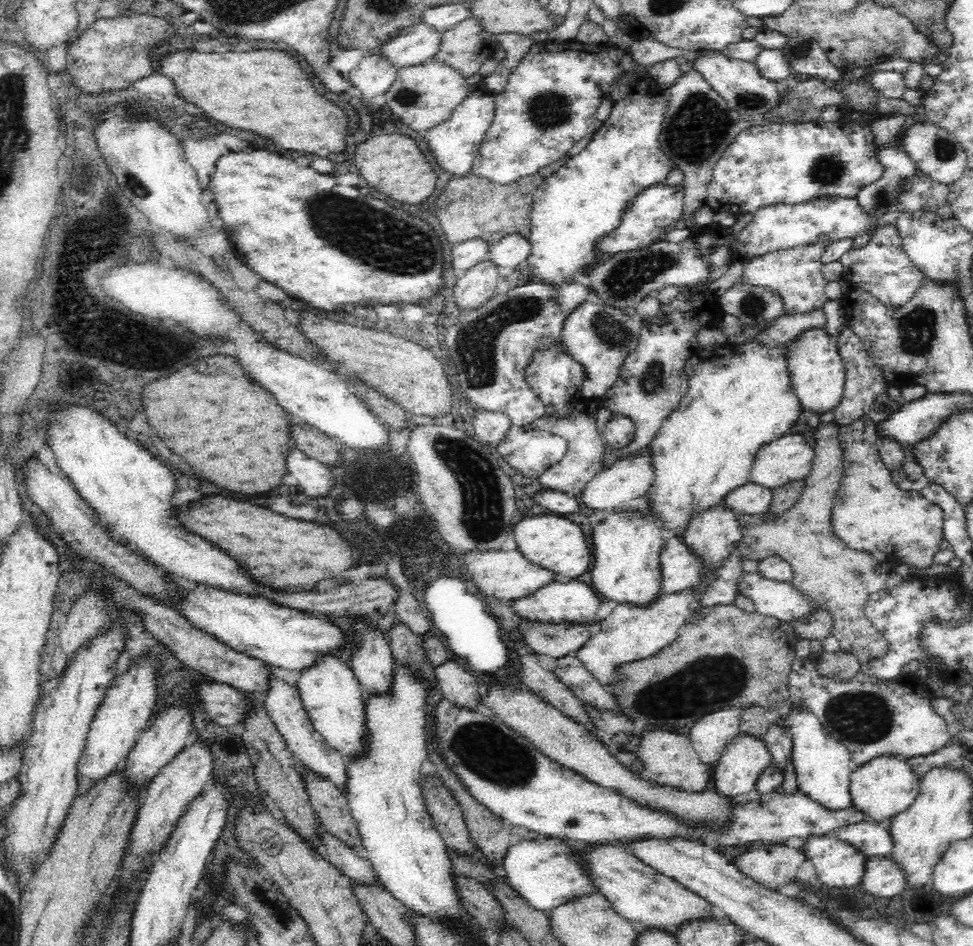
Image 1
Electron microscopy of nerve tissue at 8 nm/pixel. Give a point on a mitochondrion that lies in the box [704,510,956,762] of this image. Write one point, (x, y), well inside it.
(865, 717)

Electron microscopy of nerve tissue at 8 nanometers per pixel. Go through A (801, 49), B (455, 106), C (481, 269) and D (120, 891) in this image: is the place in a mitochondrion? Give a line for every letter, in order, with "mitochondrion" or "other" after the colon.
A: mitochondrion
B: other
C: other
D: other

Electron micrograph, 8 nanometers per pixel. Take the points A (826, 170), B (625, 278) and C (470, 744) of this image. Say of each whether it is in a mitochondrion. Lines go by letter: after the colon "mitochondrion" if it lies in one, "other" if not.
A: mitochondrion
B: mitochondrion
C: mitochondrion

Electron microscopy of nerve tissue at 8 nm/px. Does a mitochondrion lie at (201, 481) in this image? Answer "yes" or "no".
no

